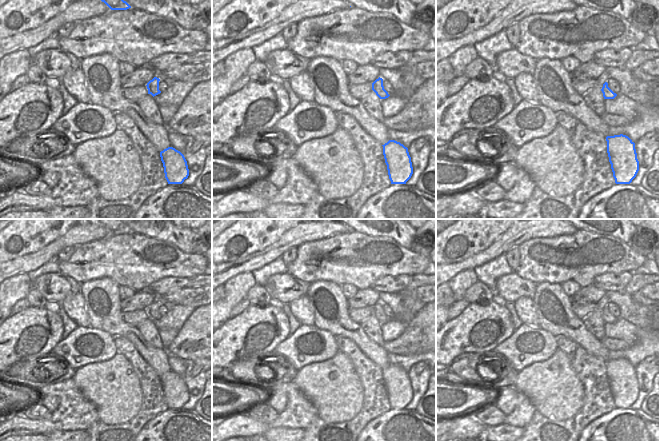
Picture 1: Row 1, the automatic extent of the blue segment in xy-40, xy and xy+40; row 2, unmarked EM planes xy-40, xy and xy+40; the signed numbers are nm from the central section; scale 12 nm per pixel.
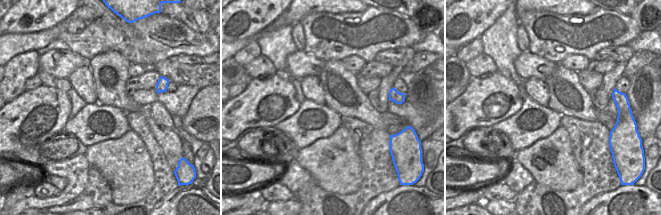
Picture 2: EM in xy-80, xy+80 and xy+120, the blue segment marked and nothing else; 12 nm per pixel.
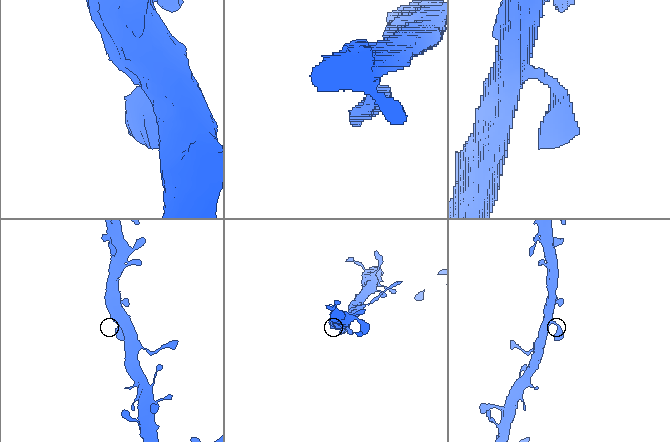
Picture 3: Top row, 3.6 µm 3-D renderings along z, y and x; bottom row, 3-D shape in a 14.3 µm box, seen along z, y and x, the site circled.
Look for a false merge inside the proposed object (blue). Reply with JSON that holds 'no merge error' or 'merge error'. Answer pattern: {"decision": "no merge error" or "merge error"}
{"decision": "no merge error"}

